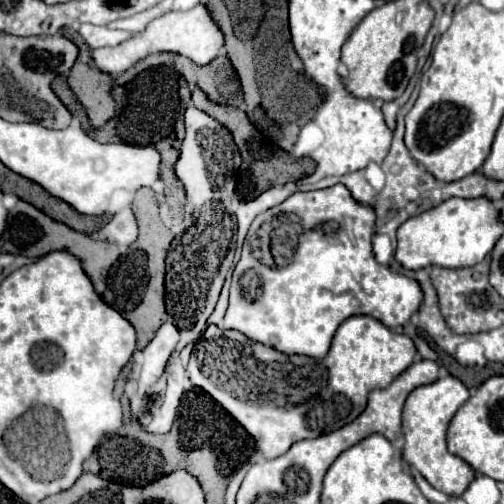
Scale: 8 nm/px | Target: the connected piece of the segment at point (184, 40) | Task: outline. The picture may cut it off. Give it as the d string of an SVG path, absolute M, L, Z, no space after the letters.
M199 4L187 12L169 12L161 18L155 18L153 22L147 24L147 28L143 32L131 36L129 40L117 44L117 46L105 46L105 48L93 50L91 58L101 72L113 76L113 74L125 72L135 62L139 62L145 56L155 54L155 52L175 52L175 54L187 56L189 60L193 60L199 66L205 66L223 52L223 32L211 20L209 10L203 4Z

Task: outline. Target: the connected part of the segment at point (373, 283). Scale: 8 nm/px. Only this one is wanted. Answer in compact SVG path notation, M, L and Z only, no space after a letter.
M343 184L325 190L295 192L279 206L259 214L249 228L243 254L233 270L223 328L239 330L251 340L273 346L285 354L303 354L321 360L329 352L335 330L349 316L367 314L383 322L387 328L405 324L419 310L423 292L415 280L391 272L375 260L371 250L373 226L373 208L355 202Z

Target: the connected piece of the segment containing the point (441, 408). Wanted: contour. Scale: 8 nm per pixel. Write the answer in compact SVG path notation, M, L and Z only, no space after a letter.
M447 376L415 388L407 396L407 402L403 408L403 436L405 436L403 458L407 460L409 466L417 468L419 474L433 488L445 492L447 496L461 496L467 490L467 484L471 484L471 480L475 478L475 470L465 460L451 454L445 442L445 432L451 418L467 400L469 400L467 386L455 376Z

